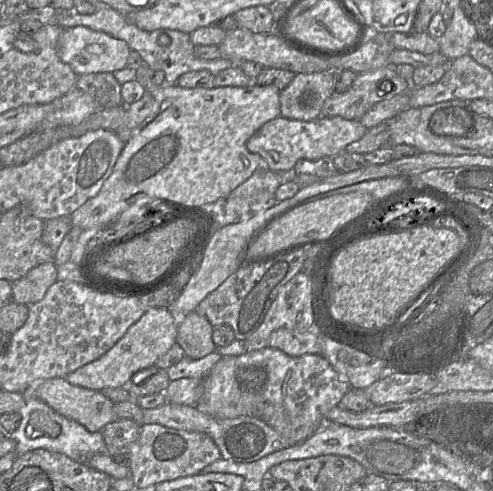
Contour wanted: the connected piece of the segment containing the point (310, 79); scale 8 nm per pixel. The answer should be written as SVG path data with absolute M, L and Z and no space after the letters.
M332 72L296 74L291 83L280 91L280 116L301 121L321 116L325 101L334 93Z

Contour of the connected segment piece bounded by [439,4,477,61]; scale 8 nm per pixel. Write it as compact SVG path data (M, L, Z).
M457 4L450 23L446 23L446 30L439 39L439 52L449 61L453 61L468 54L475 39L477 39L475 26Z

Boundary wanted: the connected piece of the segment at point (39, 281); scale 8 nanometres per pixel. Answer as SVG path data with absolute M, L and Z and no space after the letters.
M47 261L31 269L25 276L12 283L12 300L32 305L41 301L57 280L57 265Z

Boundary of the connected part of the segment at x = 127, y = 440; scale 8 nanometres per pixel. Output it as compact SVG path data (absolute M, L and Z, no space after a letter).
M118 418L102 429L106 453L110 456L125 454L141 431L141 425L130 419Z

